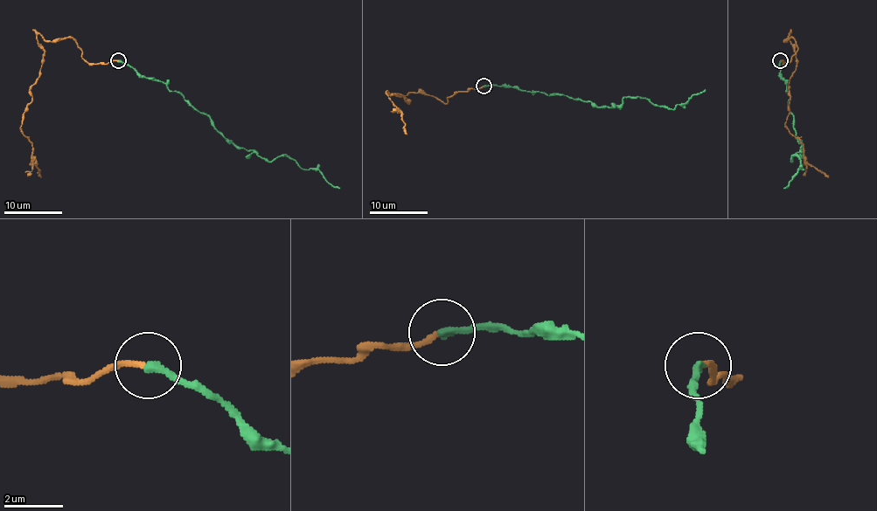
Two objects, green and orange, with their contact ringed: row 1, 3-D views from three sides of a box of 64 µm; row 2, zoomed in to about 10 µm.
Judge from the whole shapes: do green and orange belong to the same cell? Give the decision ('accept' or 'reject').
reject

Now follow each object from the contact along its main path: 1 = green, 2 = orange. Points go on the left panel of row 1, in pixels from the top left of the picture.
1: (118, 60), (177, 91), (238, 146), (254, 150), (268, 161), (288, 156), (302, 169), (318, 169), (340, 189)
2: (118, 60), (89, 63), (68, 37), (46, 41), (37, 36), (42, 66), (20, 128), (41, 177)

